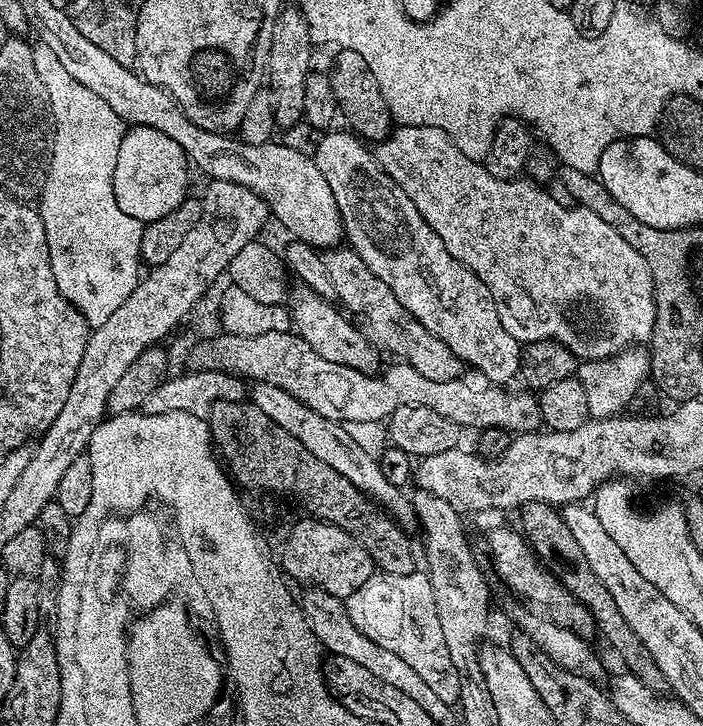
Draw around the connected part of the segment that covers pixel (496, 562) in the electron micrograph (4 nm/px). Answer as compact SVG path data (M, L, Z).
M505 526L487 533L486 536L488 548L492 551L492 564L496 567L497 574L504 579L505 586L510 591L517 592L522 599L529 600L529 602L524 601L529 605L537 604L537 606L532 606L543 610L557 624L561 624L563 628L568 628L585 638L591 637L596 632L596 624L592 621L590 610L584 604L580 604L564 588L564 585L536 559L531 544L524 539L523 535L515 527L513 528L512 526Z

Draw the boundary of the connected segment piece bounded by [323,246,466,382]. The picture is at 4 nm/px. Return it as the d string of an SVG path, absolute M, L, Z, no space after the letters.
M337 246L323 253L326 262L326 274L334 286L334 297L342 305L343 311L354 321L360 333L373 344L381 353L389 352L396 356L397 361L411 366L422 374L422 378L430 378L433 382L450 382L457 380L466 371L466 365L452 353L450 346L442 342L442 338L434 338L402 302L358 258L358 254L351 246Z

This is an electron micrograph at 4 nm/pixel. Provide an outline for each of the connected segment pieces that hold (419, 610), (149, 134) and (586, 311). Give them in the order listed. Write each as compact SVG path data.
M379 570L373 571L372 576L366 578L366 582L358 586L358 590L354 590L354 594L346 597L346 607L350 614L350 622L354 622L354 626L358 626L358 630L366 638L370 638L370 642L378 642L382 650L398 654L402 662L408 663L436 691L442 702L459 705L462 690L460 671L450 658L446 634L442 634L442 626L438 622L438 606L434 606L434 590L423 571L417 570L414 574L386 574Z
M134 126L119 143L112 175L112 189L118 208L138 221L157 221L187 199L190 163L185 152L163 132L152 127Z
M406 124L393 127L391 135L377 143L374 151L376 161L380 163L382 170L386 170L386 174L390 174L390 178L394 178L394 182L398 182L398 186L402 186L402 190L406 190L406 198L410 198L410 202L414 202L414 206L418 206L418 214L422 214L422 218L426 218L430 230L434 230L434 234L438 234L438 238L442 238L446 250L450 250L450 254L454 254L454 258L458 258L458 262L462 262L474 274L478 274L478 278L484 283L486 290L490 290L490 294L496 299L496 309L498 318L502 318L502 326L506 326L509 334L519 340L521 345L537 343L539 340L553 340L568 348L576 356L577 361L583 362L606 360L631 345L647 345L651 341L656 321L656 295L650 266L646 266L646 258L642 258L642 254L638 254L638 250L634 250L634 246L630 246L630 242L626 242L626 238L622 238L622 234L618 234L618 230L614 230L614 226L602 222L602 218L598 214L579 206L571 209L558 206L547 190L539 184L533 184L527 178L514 180L494 178L494 174L490 174L481 161L466 158L466 154L462 154L462 150L458 150L454 141L445 132L434 126Z

